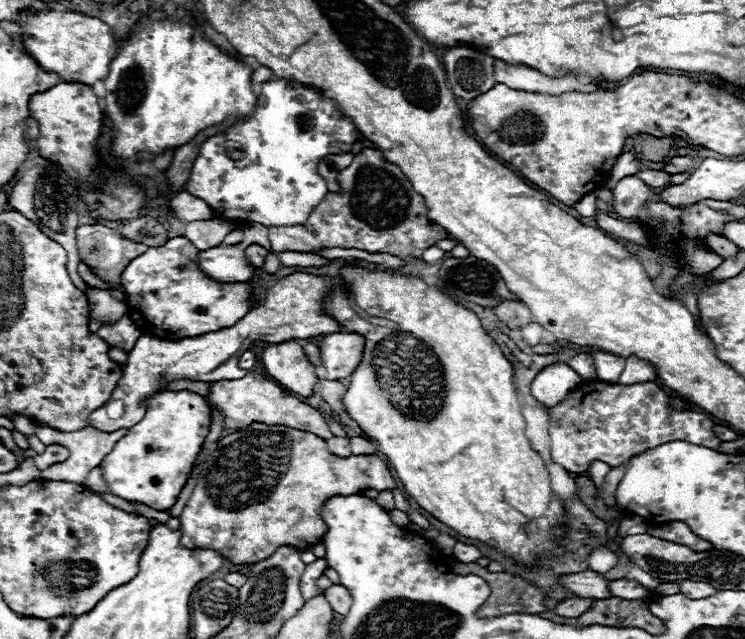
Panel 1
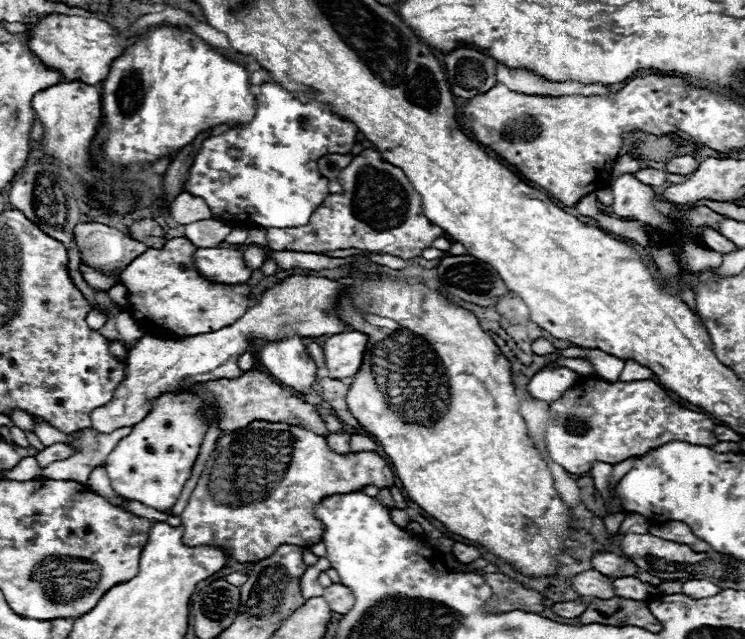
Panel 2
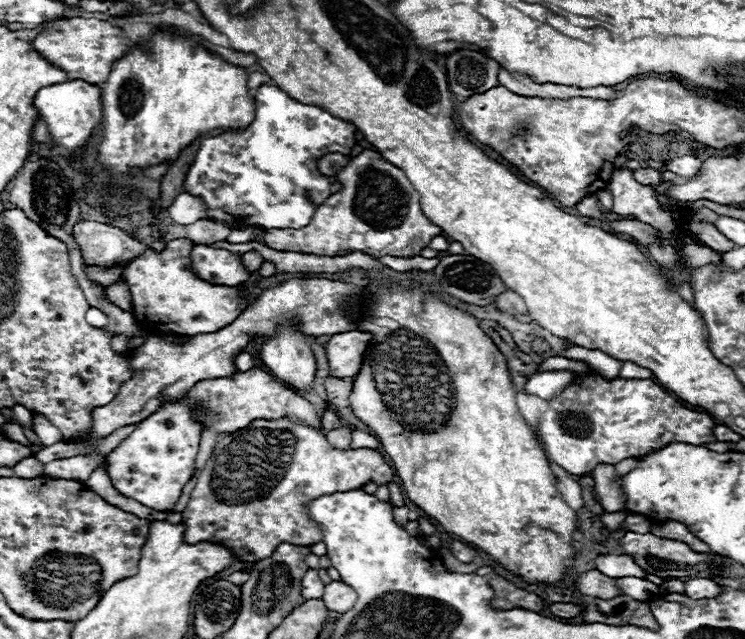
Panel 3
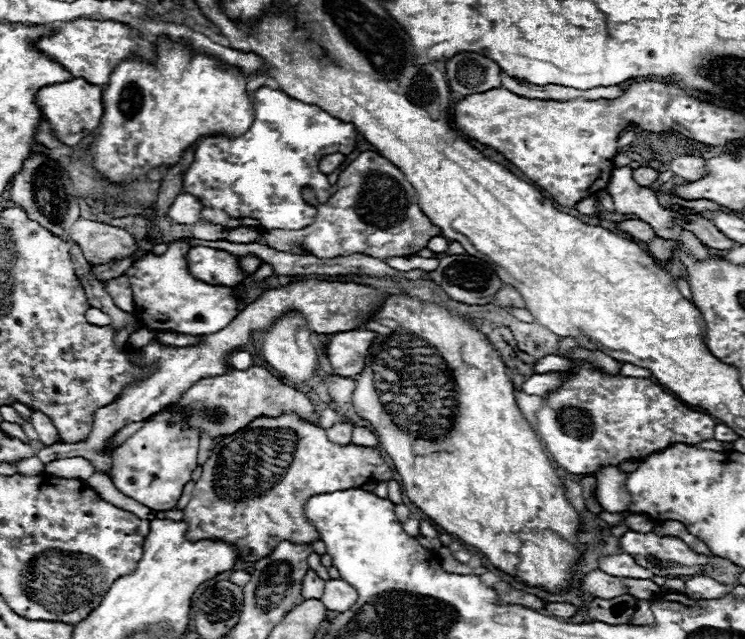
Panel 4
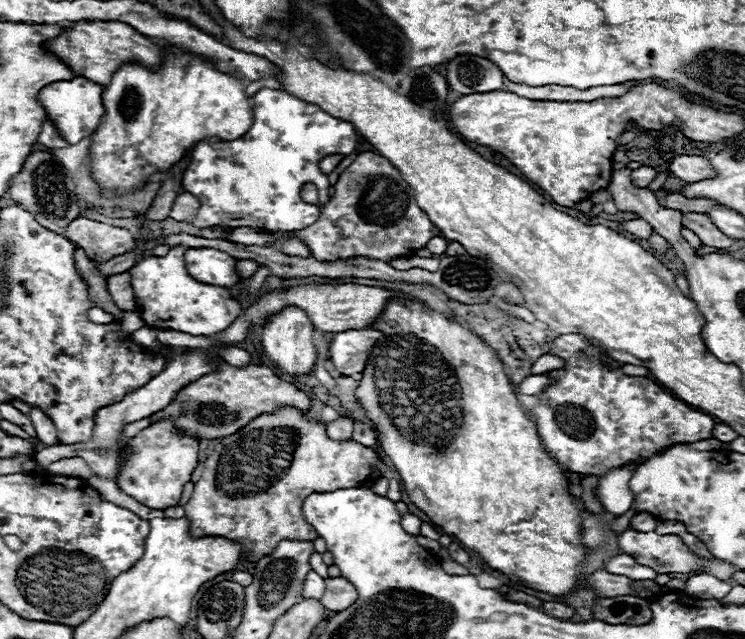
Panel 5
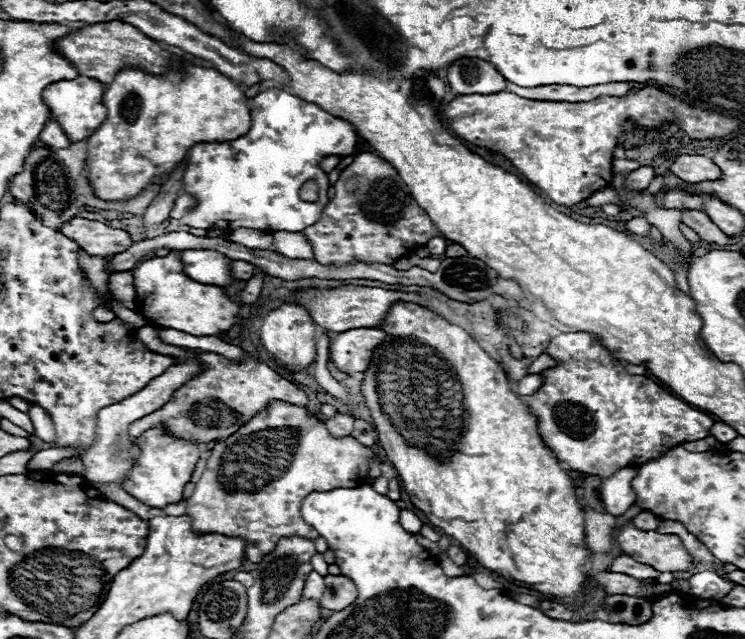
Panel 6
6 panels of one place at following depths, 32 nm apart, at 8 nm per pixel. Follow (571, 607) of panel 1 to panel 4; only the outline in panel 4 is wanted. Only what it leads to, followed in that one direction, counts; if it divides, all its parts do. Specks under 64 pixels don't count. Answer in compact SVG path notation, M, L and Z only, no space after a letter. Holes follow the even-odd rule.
M548 602L544 608L548 610L550 616L556 618L572 618L576 614L576 608L572 604L562 604L562 602Z

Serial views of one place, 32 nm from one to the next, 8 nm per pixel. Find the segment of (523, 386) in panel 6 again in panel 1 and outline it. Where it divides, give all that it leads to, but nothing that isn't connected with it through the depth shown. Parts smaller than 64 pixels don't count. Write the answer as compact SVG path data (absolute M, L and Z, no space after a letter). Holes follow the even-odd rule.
M552 364L546 366L542 372L538 372L530 384L530 394L546 404L548 408L552 408L554 404L558 404L560 400L564 400L564 396L576 388L582 380L578 378L578 374L566 366L566 364Z

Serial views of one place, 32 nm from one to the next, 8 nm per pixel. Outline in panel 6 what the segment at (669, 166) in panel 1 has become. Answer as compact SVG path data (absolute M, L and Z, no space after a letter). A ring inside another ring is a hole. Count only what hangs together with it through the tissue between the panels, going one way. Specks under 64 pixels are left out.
M700 154L678 156L670 170L684 182L706 182L722 178L722 170L712 162L712 158Z

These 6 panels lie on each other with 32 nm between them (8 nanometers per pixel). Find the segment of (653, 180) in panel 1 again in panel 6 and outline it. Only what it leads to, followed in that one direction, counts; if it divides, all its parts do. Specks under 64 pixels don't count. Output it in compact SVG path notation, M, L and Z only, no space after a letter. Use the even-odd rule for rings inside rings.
M642 166L642 168L638 168L638 170L634 170L634 172L628 174L628 178L626 178L626 188L628 188L628 190L636 190L636 192L646 190L648 184L654 180L654 176L656 176L656 174L654 174L654 168Z

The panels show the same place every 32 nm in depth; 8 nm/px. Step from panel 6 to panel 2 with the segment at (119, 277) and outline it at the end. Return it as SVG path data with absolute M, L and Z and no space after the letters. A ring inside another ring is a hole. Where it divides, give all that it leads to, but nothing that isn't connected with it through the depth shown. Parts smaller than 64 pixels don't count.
M118 282L118 284L114 284L110 290L108 290L108 296L110 296L110 300L112 302L116 302L118 306L122 306L124 310L128 310L130 308L130 302L128 302L128 290L126 290L126 286L122 284L122 282Z

